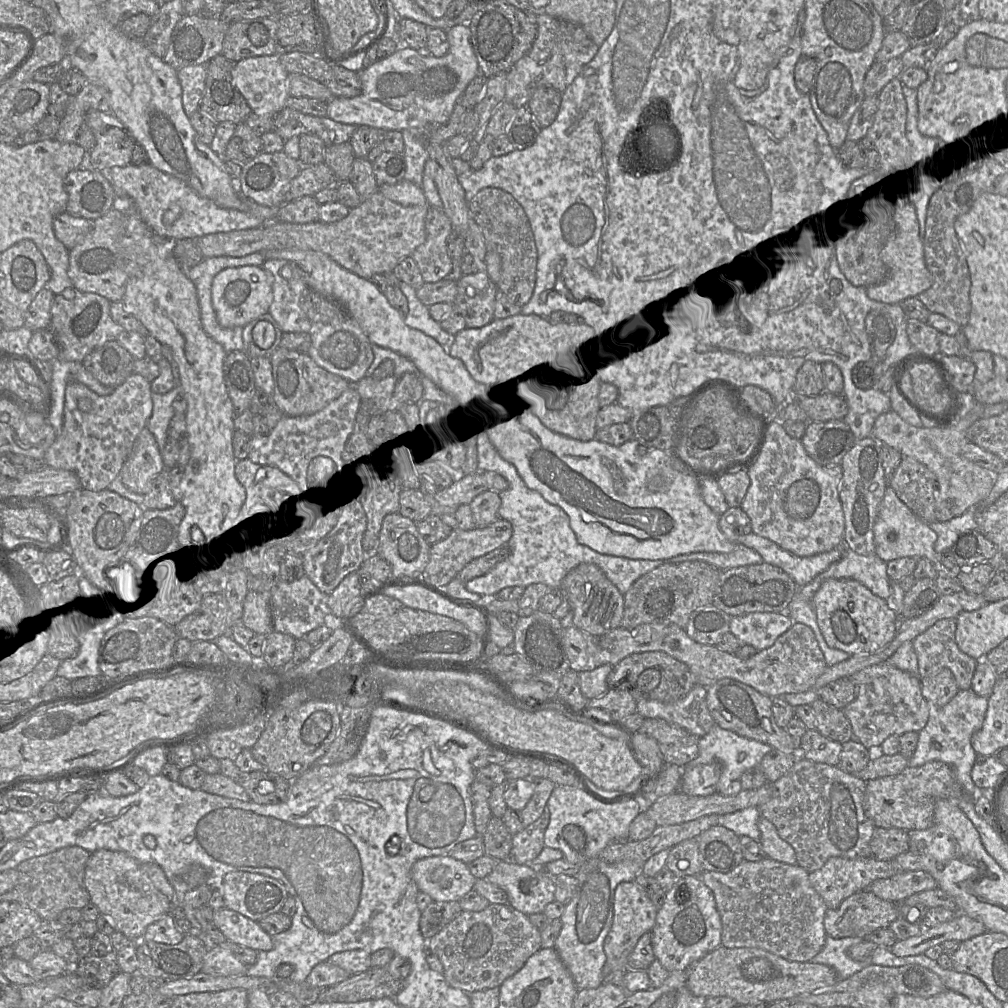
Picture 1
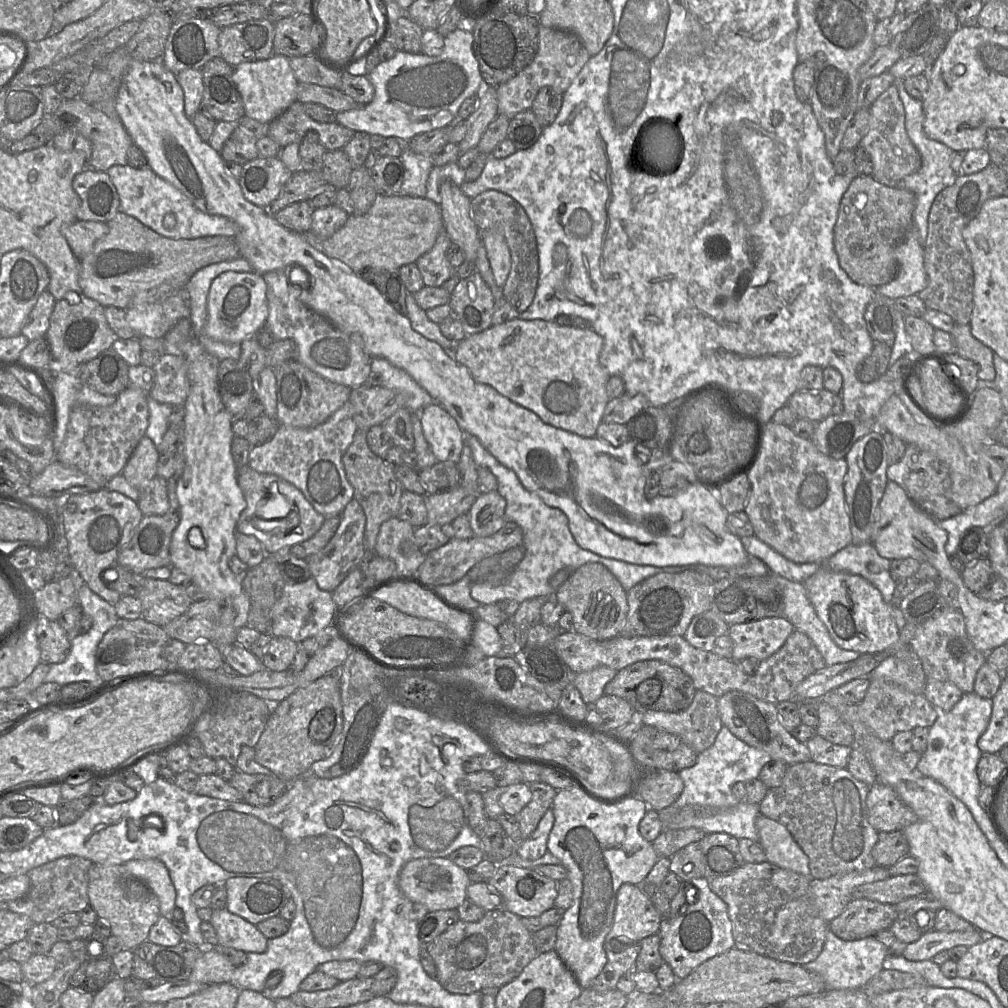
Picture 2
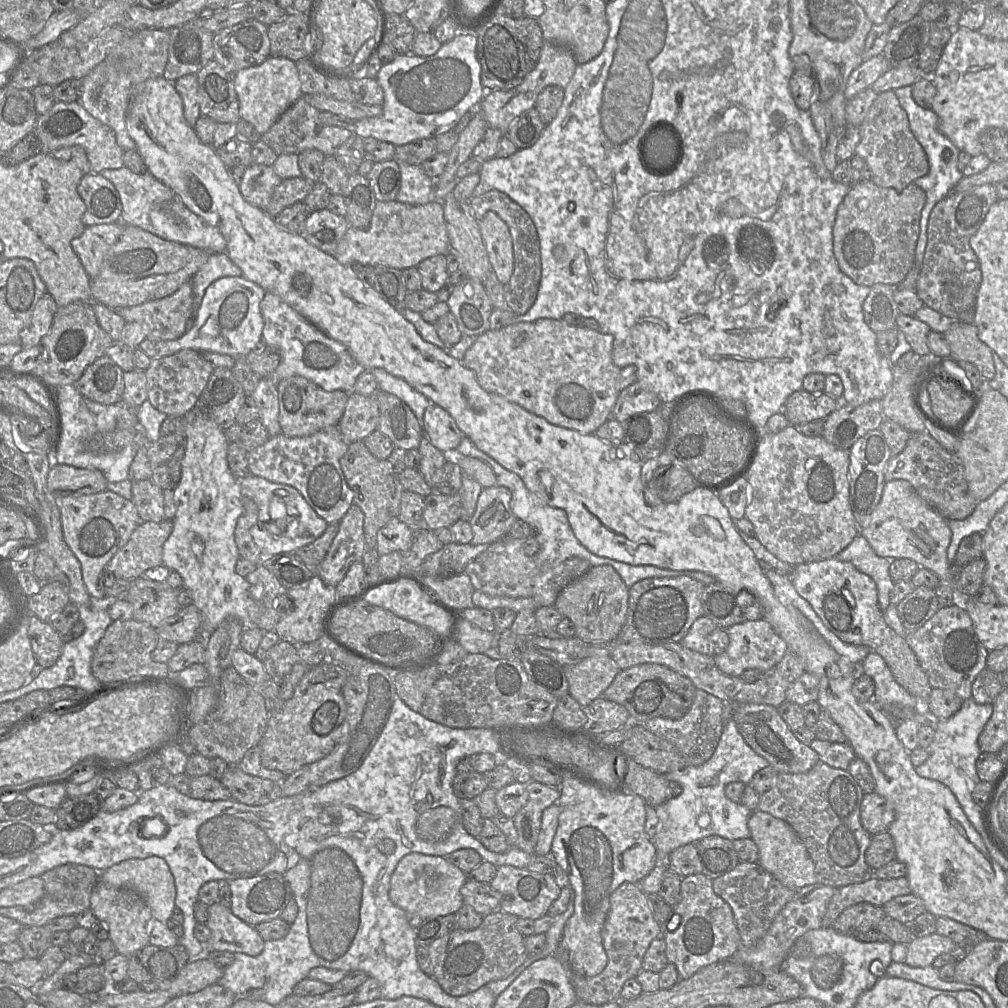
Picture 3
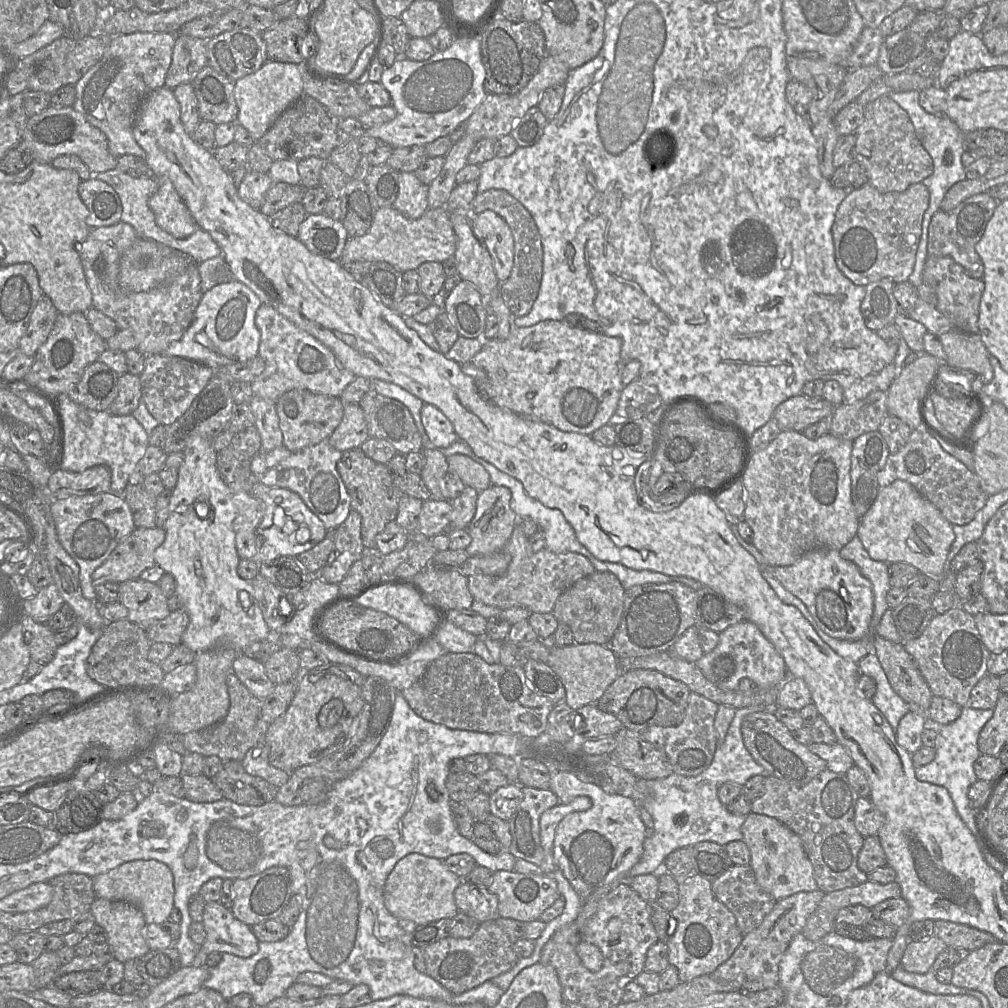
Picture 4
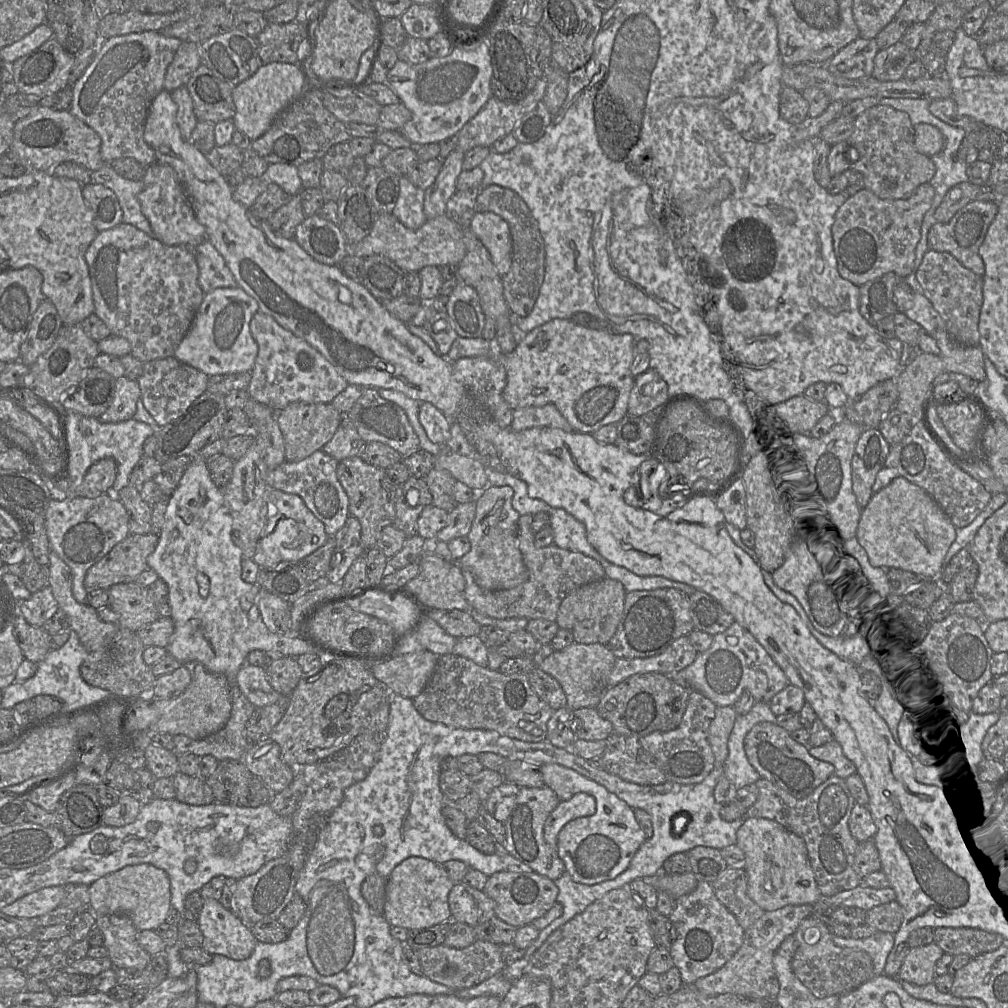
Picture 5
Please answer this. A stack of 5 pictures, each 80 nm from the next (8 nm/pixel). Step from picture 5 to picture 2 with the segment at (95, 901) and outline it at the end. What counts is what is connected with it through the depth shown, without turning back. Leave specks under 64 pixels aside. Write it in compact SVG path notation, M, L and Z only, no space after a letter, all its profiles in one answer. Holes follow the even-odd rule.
M134 859L123 864L131 876L143 881L158 897L161 916L172 920L176 889L166 865L159 859Z

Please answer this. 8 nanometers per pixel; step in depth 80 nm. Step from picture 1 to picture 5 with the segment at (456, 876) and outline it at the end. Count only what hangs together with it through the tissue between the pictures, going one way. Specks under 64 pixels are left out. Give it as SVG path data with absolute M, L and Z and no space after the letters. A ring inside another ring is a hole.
M411 856L400 862L387 879L384 917L392 926L416 929L451 920L448 896L455 883L431 860Z

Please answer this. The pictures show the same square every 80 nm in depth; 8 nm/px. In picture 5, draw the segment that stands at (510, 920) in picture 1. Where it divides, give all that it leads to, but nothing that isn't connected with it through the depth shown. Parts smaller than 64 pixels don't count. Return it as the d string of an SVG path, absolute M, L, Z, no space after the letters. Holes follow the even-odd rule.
M476 940L463 949L441 944L431 948L418 949L416 954L426 977L452 989L467 989L476 986L501 973L507 966L502 957L501 945L482 940Z

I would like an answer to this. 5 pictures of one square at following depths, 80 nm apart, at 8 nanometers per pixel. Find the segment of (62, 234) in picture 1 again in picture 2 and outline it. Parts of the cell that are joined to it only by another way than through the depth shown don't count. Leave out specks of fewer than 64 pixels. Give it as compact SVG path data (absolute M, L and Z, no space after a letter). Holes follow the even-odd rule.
M76 220L63 227L62 234L67 240L73 254L81 260L88 255L95 244L108 232L106 222Z

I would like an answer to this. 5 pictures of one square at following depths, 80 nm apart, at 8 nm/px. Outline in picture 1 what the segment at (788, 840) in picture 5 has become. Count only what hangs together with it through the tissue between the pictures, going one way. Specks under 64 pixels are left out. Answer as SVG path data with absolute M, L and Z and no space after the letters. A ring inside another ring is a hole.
M761 816L758 821L758 828L761 833L760 843L767 858L790 865L797 864L793 847L779 836L772 822Z

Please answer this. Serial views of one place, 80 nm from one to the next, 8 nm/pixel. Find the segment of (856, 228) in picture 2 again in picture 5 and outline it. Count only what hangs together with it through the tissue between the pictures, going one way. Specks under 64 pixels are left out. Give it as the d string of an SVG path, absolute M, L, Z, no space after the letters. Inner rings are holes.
M925 183L908 199L883 200L866 188L848 197L837 210L831 228L840 276L858 287L887 273L907 277L914 266L923 218L934 195L934 188Z

